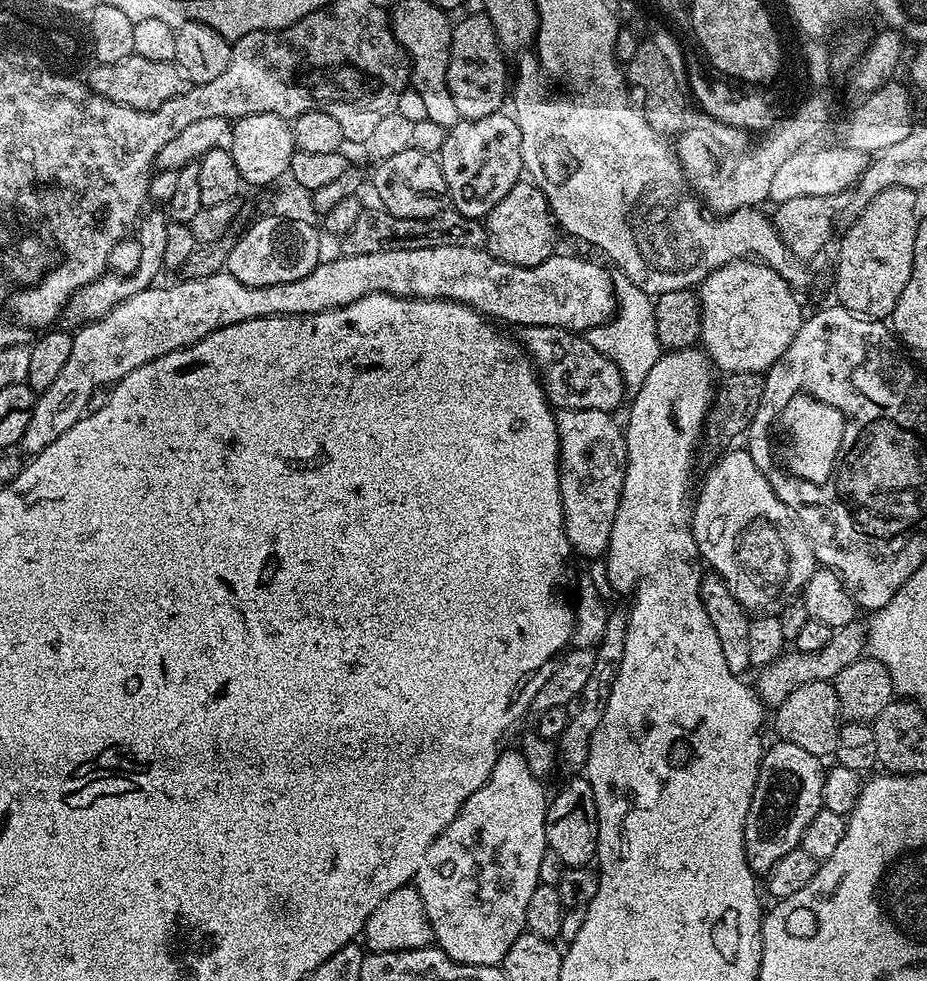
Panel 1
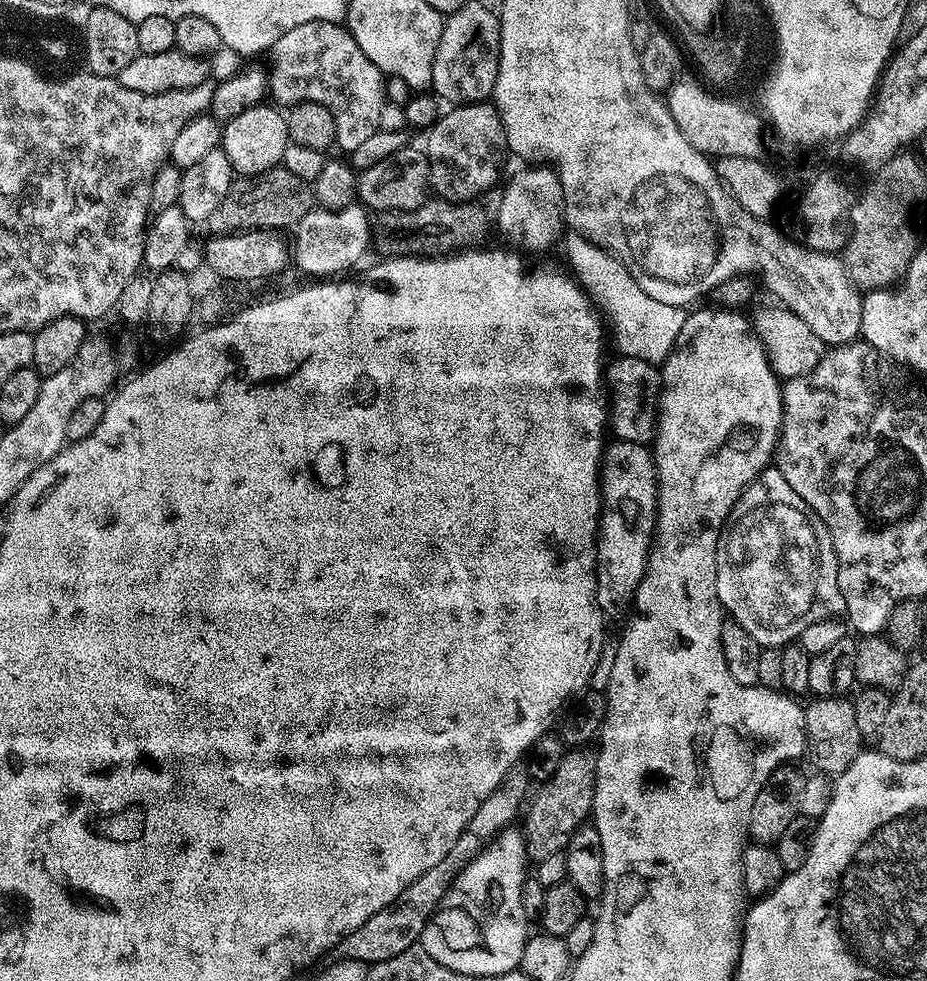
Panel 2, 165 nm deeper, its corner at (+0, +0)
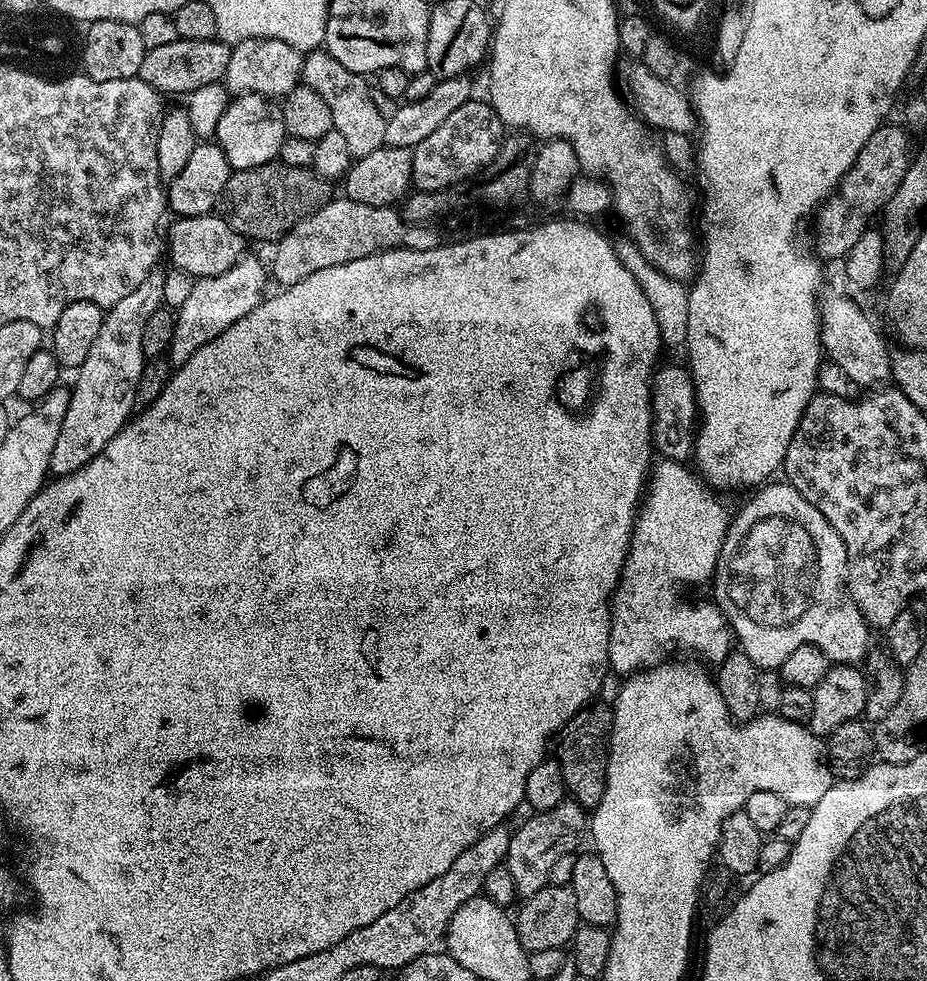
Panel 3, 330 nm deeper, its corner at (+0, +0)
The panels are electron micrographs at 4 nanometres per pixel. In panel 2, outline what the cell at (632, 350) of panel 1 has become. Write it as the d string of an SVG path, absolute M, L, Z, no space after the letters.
M567 231L562 238L563 244L564 254L571 266L569 269L576 282L587 293L597 311L602 316L604 314L603 319L610 322L612 338L617 348L615 351L619 355L661 365L675 348L678 334L685 325L687 311L650 297L638 286L638 282L634 281L616 256L590 243L585 236Z

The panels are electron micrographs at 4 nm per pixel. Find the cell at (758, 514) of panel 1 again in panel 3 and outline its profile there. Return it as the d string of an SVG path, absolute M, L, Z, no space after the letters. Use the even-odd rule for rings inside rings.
M765 483L752 494L757 496L750 497L748 504L741 506L740 513L731 517L716 563L715 603L719 604L727 618L739 647L748 655L750 662L756 664L757 669L779 669L790 653L803 644L818 646L818 650L825 652L829 661L859 665L870 651L870 625L864 621L864 615L848 592L846 546L834 526L830 526L830 522L792 484L776 483ZM796 556L802 563L809 563L808 605L801 610L800 616L796 616Z

